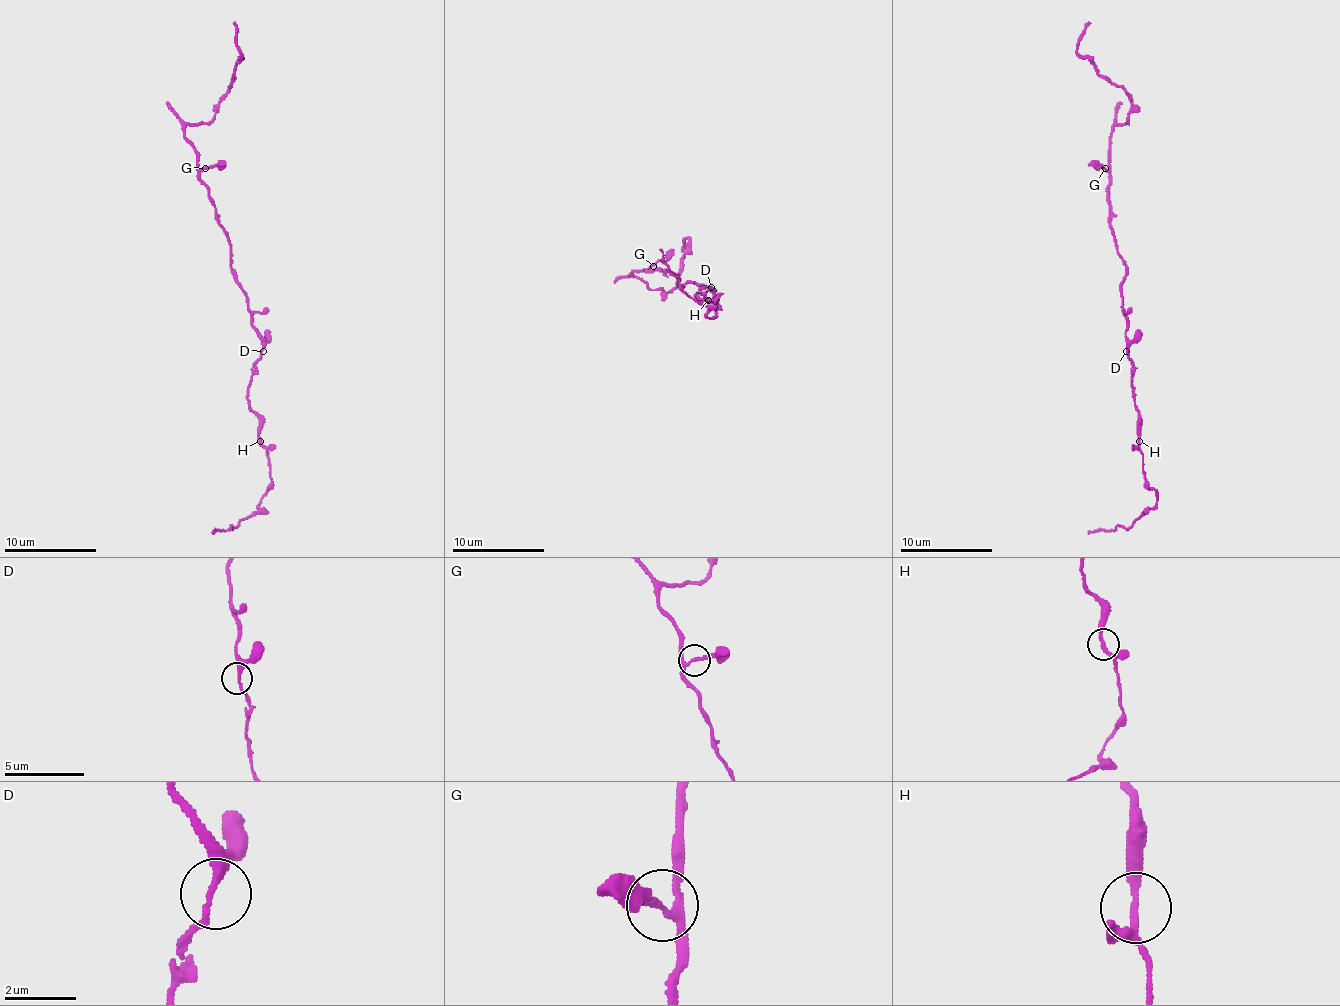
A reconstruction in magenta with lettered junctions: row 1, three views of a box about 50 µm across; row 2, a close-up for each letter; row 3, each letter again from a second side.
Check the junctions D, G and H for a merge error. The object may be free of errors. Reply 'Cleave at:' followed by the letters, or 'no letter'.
Cleave at: no letter

